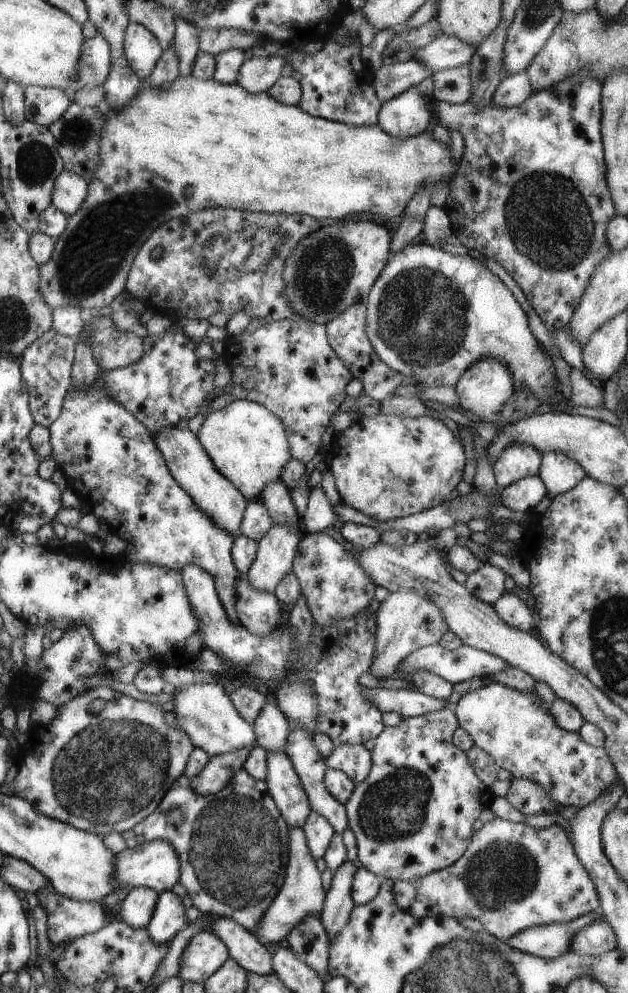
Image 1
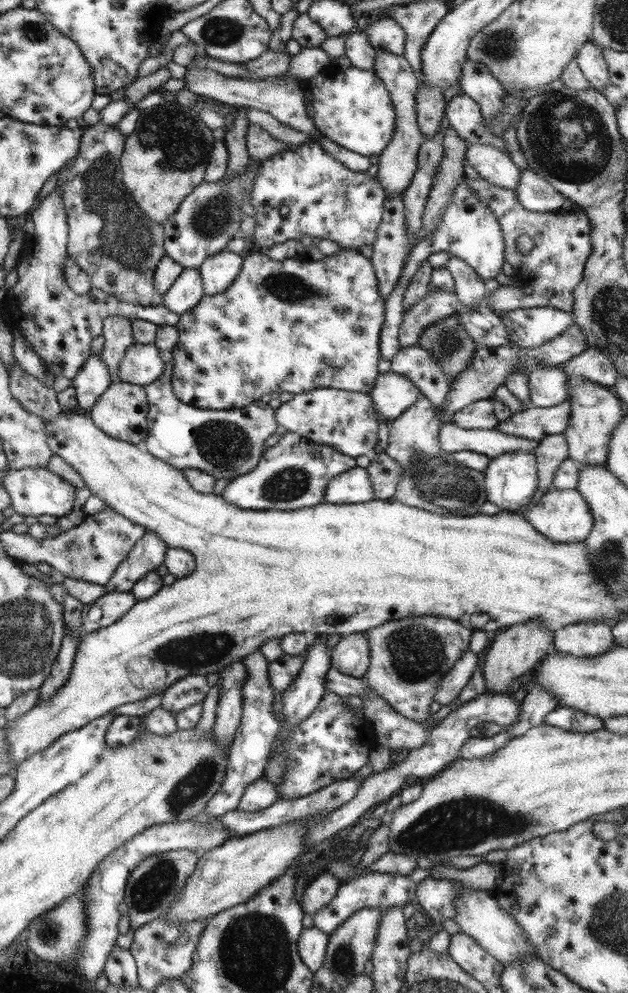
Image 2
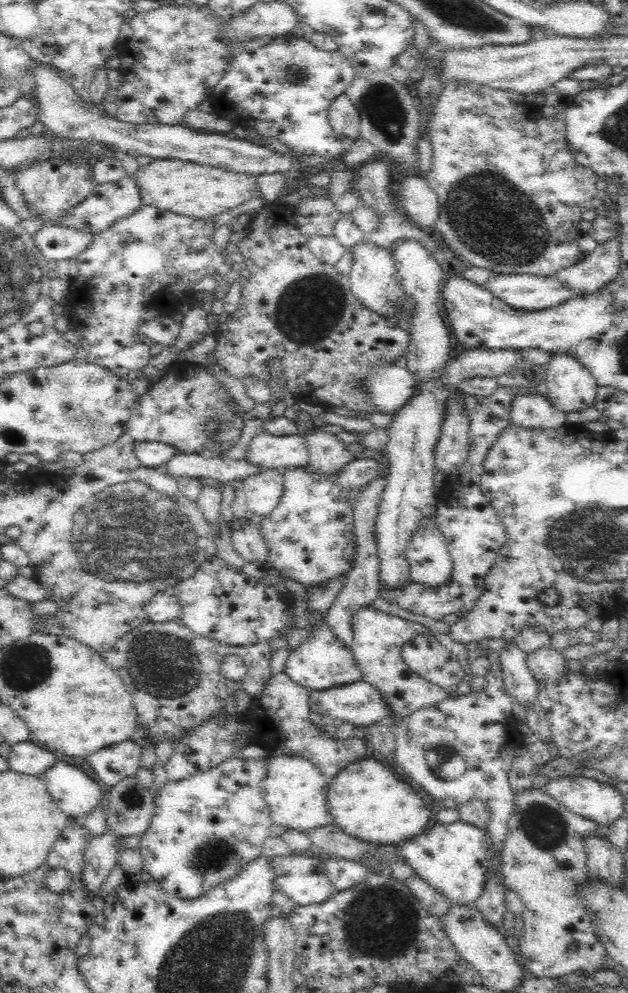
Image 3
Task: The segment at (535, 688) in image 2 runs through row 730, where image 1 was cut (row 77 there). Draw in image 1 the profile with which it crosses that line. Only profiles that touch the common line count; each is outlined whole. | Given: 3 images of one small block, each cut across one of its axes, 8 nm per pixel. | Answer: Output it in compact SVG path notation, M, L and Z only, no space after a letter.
M521 71L508 77L503 77L492 94L492 104L495 107L511 108L521 104L525 97L533 92L528 84L526 74Z

